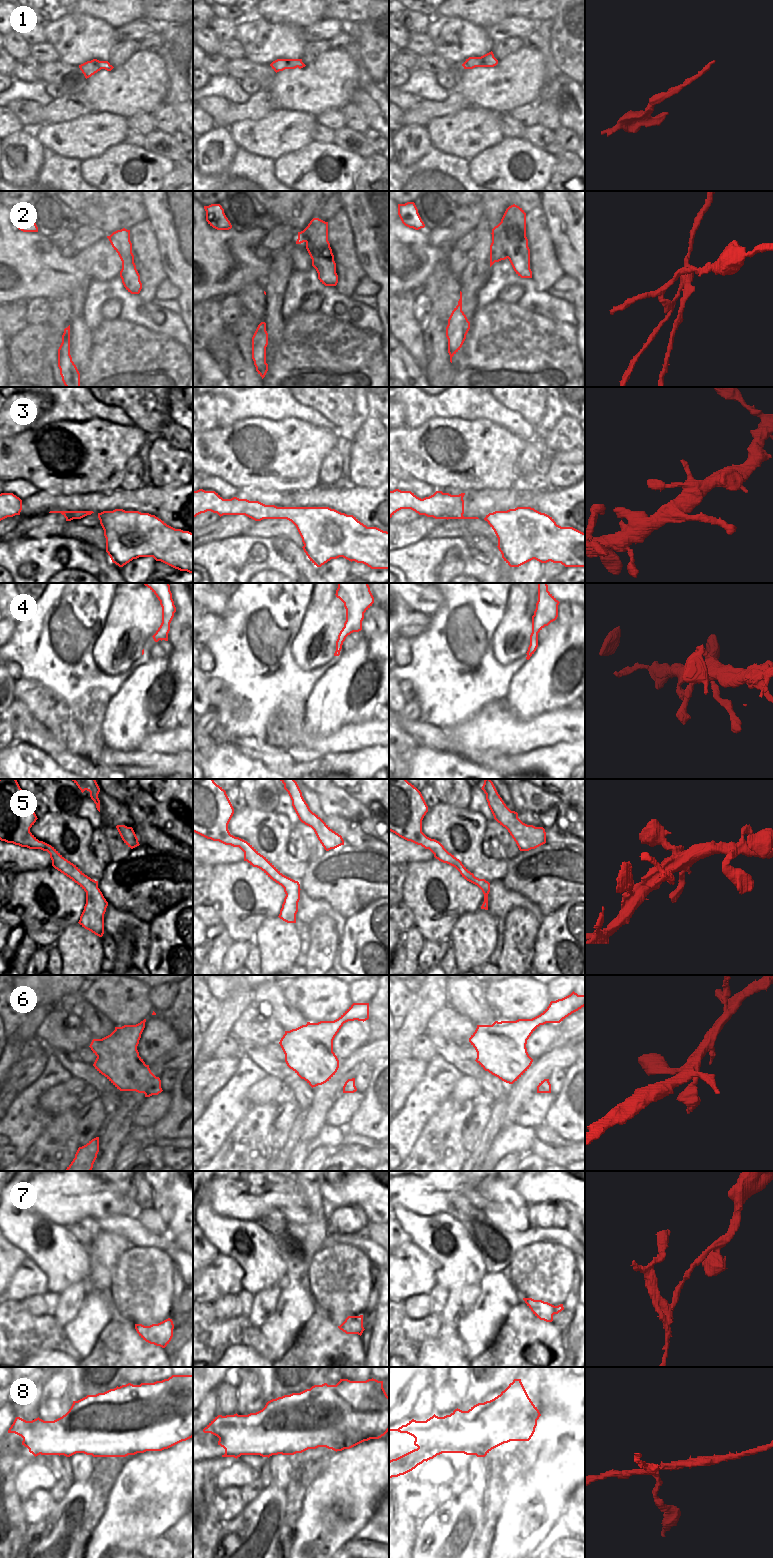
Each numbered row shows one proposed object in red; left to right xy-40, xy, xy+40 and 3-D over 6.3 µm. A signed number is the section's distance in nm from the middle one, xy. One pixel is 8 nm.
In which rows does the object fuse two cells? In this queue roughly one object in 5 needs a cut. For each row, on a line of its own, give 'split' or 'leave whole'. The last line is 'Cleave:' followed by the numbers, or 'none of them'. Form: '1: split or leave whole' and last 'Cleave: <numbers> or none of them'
1: split
2: split
3: leave whole
4: leave whole
5: leave whole
6: leave whole
7: leave whole
8: split
Cleave: 1, 2, 8

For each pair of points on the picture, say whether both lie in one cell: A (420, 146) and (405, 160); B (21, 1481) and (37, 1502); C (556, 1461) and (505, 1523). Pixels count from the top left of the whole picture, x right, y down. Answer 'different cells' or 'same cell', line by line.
A: same cell
B: different cells
C: same cell

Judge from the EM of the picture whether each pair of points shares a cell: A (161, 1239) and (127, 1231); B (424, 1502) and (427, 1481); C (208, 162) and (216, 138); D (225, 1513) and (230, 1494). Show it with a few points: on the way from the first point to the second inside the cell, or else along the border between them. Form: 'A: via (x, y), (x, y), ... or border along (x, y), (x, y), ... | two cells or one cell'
A: via (153, 1239), (139, 1236), (135, 1233) | one cell
B: border along (412, 1481), (418, 1486), (432, 1491) | two cells
C: via (213, 156), (216, 144) | one cell
D: via (226, 1508), (230, 1499) | one cell

